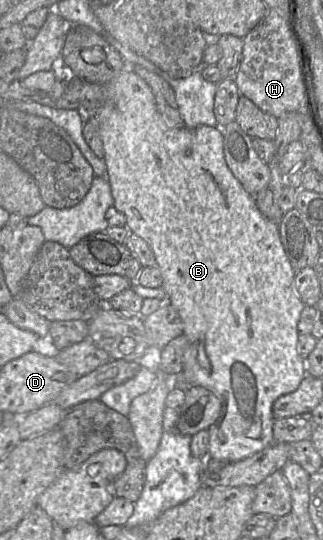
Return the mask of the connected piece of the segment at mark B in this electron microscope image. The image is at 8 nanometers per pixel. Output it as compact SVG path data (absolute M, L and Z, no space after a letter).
M129 67L114 80L105 84L107 100L97 109L92 109L99 120L100 136L104 148L104 161L107 168L108 181L114 199L114 207L126 217L126 227L131 233L144 239L152 249L157 265L163 276L162 288L166 292L166 303L170 303L179 313L183 324L183 333L190 345L184 356L181 383L188 386L202 386L212 391L222 402L219 418L209 428L208 458L221 462L236 462L248 458L275 443L273 437L274 417L273 403L280 396L294 392L306 373L306 361L297 351L299 337L298 322L304 308L295 288L295 271L283 248L279 224L267 219L258 209L255 196L242 186L228 167L224 156L224 138L221 128L200 125L194 128L170 127L158 112L151 87Z

